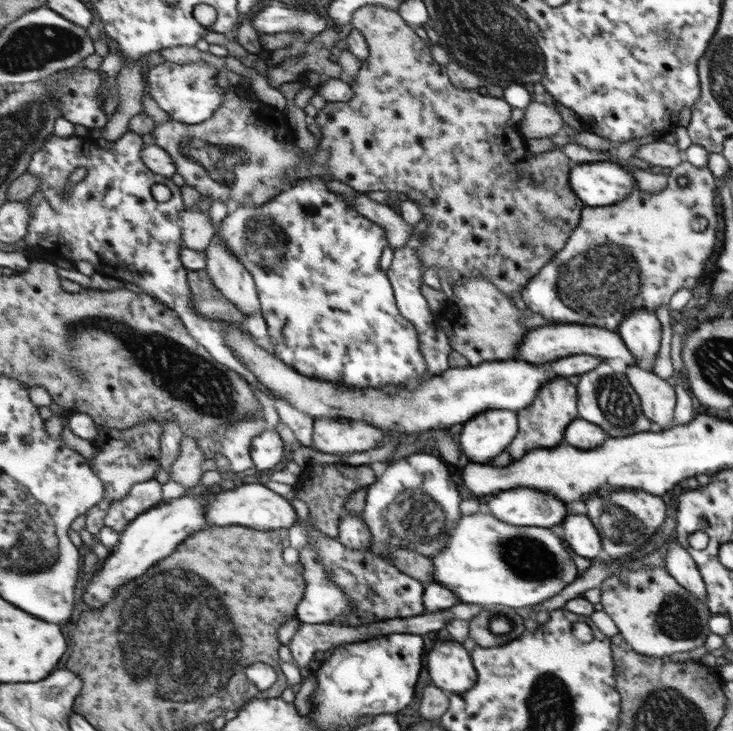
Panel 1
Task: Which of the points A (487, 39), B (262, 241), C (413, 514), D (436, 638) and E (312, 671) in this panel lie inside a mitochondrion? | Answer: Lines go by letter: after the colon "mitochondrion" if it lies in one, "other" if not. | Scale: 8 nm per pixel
A: mitochondrion
B: mitochondrion
C: mitochondrion
D: other
E: other

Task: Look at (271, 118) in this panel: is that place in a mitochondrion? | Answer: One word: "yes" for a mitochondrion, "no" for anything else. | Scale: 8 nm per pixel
no

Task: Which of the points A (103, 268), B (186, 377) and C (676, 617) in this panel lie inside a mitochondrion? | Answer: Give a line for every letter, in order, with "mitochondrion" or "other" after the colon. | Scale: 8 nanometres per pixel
A: other
B: mitochondrion
C: mitochondrion

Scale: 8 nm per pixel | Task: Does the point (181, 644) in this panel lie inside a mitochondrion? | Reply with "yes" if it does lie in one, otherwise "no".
yes

